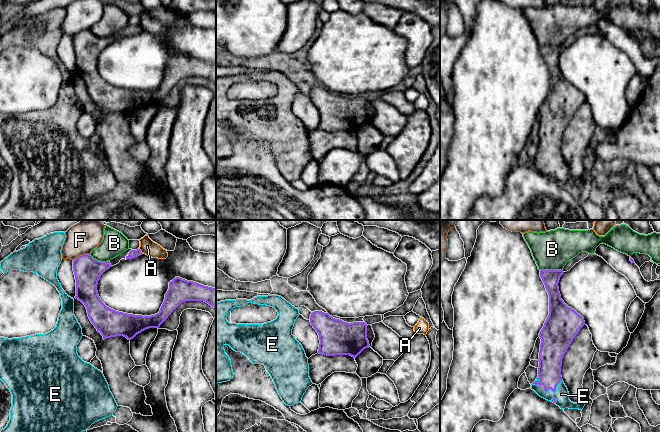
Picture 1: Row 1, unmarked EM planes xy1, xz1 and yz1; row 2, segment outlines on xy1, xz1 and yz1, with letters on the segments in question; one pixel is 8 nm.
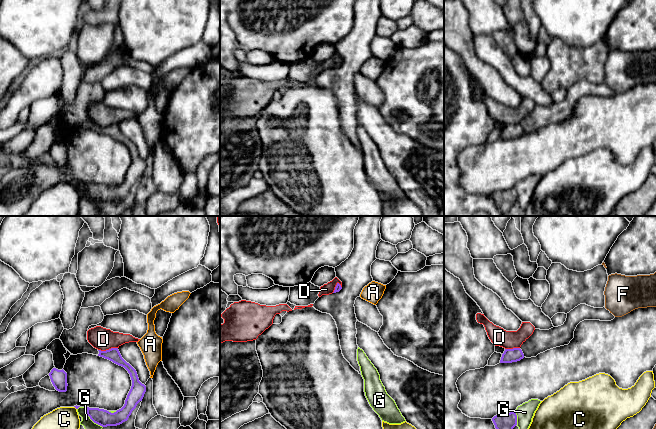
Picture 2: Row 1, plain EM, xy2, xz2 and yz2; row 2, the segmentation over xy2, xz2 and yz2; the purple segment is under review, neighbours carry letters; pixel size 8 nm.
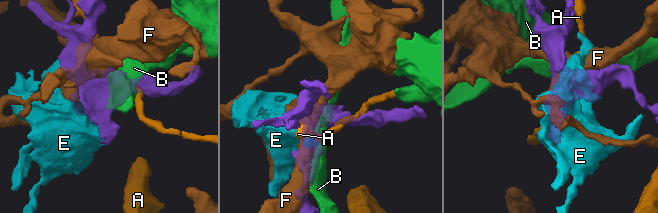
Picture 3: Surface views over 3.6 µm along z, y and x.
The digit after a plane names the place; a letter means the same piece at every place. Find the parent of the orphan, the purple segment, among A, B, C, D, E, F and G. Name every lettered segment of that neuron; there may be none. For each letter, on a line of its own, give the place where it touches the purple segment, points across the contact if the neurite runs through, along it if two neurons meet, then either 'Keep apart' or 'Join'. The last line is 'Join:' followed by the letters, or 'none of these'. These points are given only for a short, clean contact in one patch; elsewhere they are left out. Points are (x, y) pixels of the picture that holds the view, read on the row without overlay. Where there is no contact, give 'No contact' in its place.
A: Touches purple at xy1 (140, 27). Keep apart
B: Touches purple at yz1 (551, 45). Keep apart
C: Touches purple at xy2 (75, 183). Boundary: xy2 (74, 182), (76, 185). Keep apart
D: Touches purple at xy2 (107, 126). Boundary: xy2 (117, 123), (98, 126). Keep apart
E: Touches purple at yz1 (547, 166). Join
F: Touches purple at xy1 (80, 31). Keep apart
G: Touches purple at xy2 (91, 195). Keep apart
Join: E

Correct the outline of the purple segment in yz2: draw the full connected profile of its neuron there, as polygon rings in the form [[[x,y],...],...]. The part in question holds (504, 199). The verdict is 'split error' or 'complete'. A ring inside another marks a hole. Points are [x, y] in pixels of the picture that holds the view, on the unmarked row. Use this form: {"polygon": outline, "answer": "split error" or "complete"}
{"polygon": [[[515,188],[496,191],[492,194],[495,204],[498,206],[503,216],[508,215],[510,208],[517,201],[517,191]]], "answer": "complete"}

